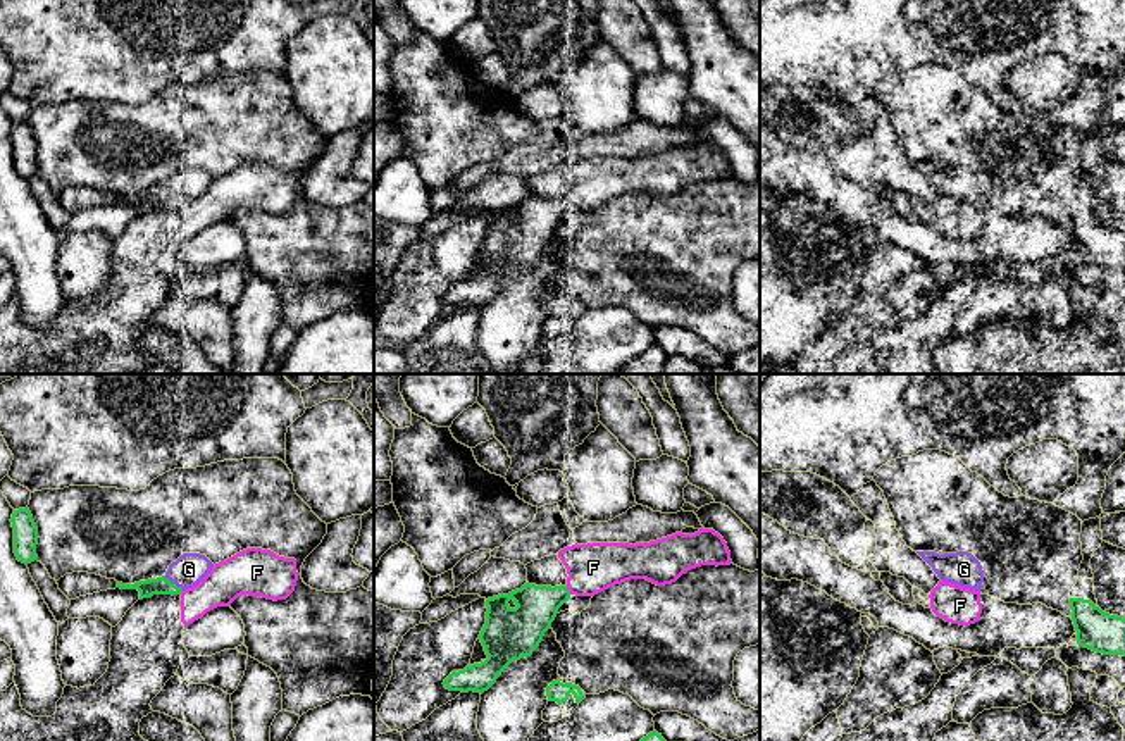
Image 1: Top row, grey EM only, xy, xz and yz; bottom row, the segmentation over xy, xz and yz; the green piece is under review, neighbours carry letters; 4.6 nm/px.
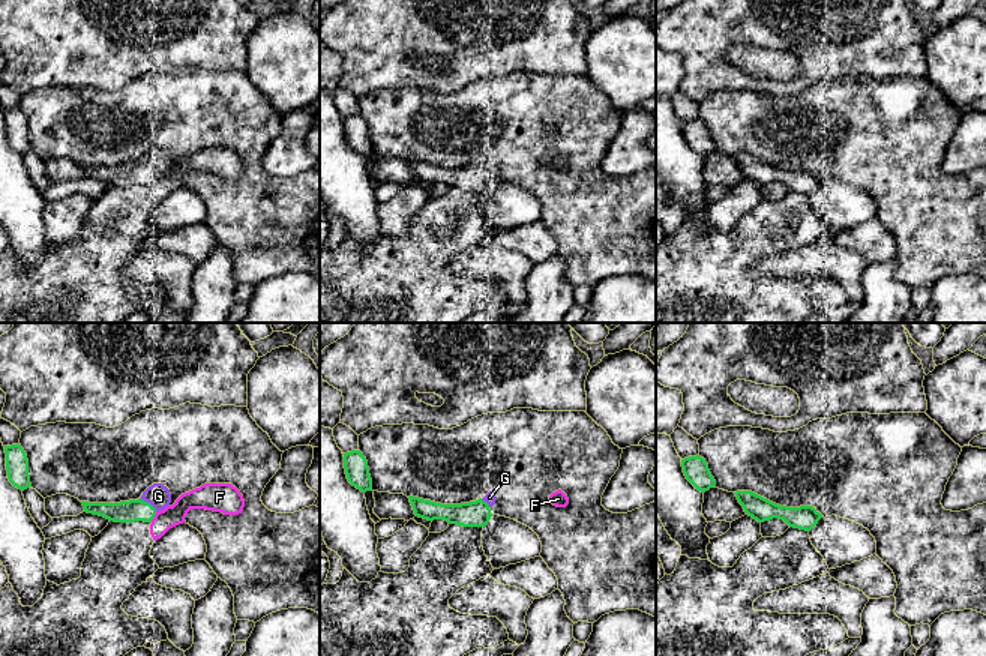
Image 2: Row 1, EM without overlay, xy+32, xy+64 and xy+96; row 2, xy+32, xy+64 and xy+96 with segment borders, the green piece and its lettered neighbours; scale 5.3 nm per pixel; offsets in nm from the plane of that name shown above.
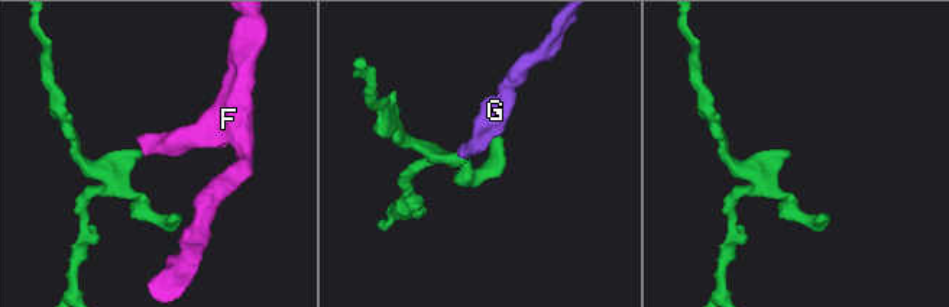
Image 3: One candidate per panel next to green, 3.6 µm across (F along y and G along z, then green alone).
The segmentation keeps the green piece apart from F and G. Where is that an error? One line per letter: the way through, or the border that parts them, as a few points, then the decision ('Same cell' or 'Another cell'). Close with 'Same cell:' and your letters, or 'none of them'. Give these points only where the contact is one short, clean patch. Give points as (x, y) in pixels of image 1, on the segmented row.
F: Another cell
G: Same cell
Same cell: G

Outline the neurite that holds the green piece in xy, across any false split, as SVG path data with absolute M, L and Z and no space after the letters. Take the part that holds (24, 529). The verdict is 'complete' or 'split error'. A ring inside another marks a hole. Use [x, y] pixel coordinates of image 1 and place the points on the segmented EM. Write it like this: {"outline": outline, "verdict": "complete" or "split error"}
{"outline": "M29 508L14 510L10 522L14 527L14 553L17 560L26 565L38 560L38 527Z", "verdict": "complete"}

